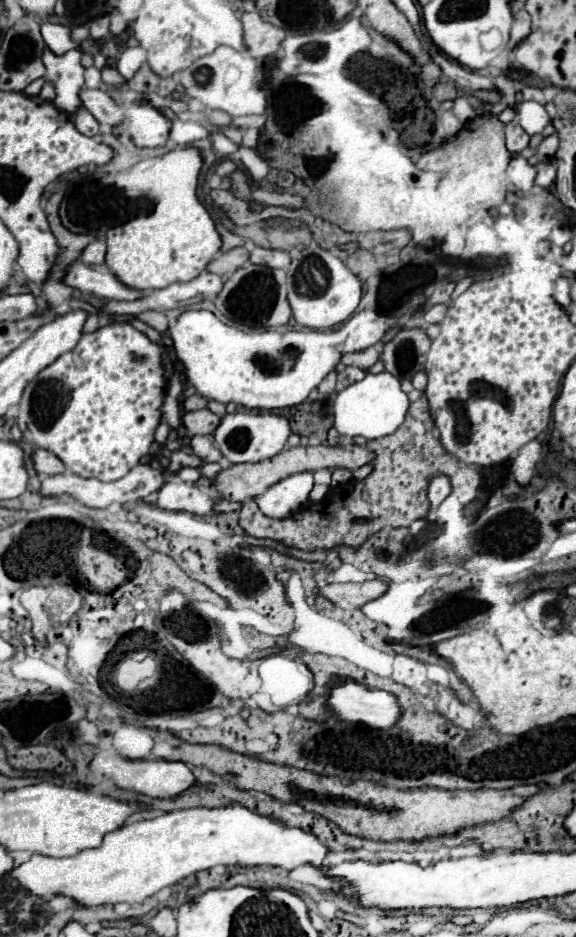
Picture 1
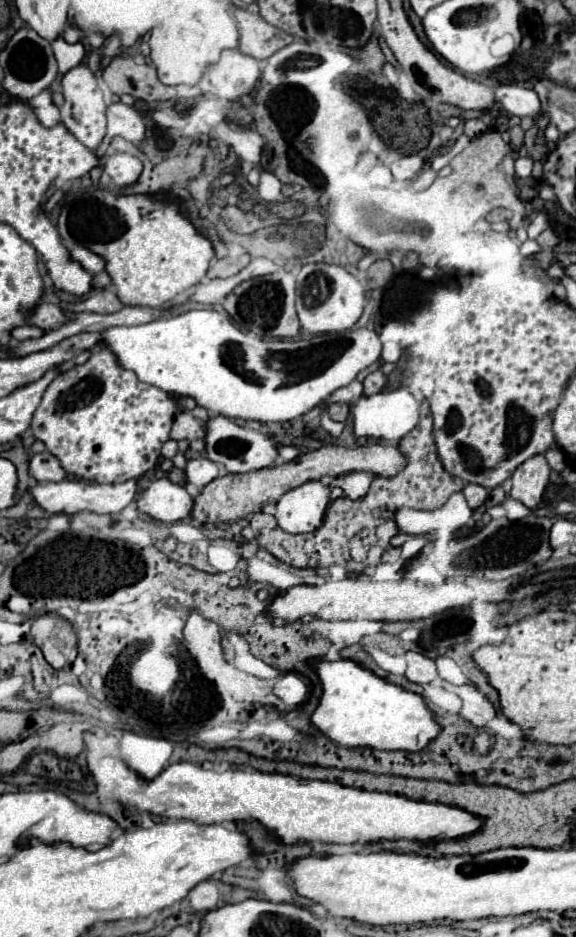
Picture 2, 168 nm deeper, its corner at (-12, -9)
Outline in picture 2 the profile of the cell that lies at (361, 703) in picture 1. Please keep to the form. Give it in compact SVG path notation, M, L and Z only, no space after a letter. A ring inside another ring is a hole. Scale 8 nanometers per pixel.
M322 659L314 663L314 669L320 675L324 693L312 723L334 743L342 747L420 751L438 735L440 727L420 695L404 691L346 659Z

